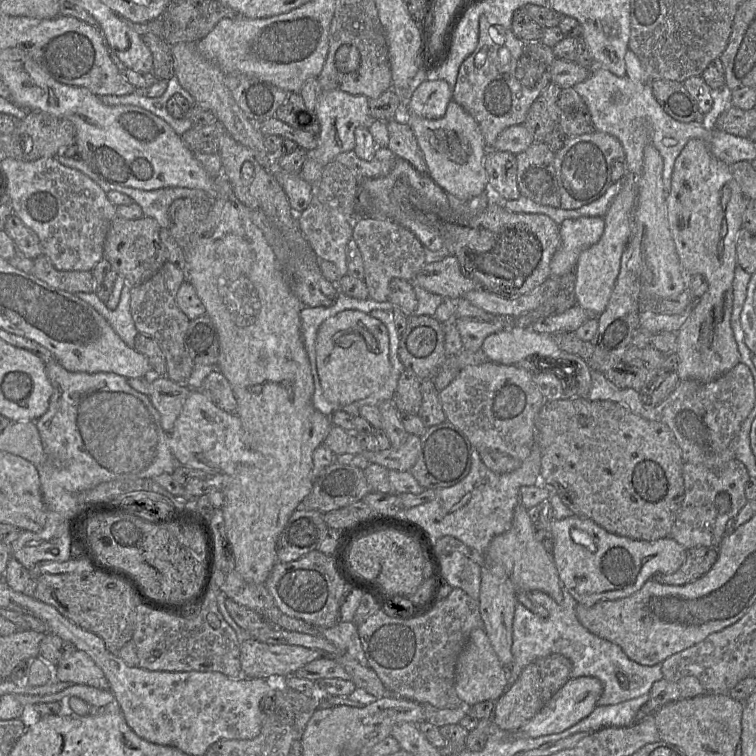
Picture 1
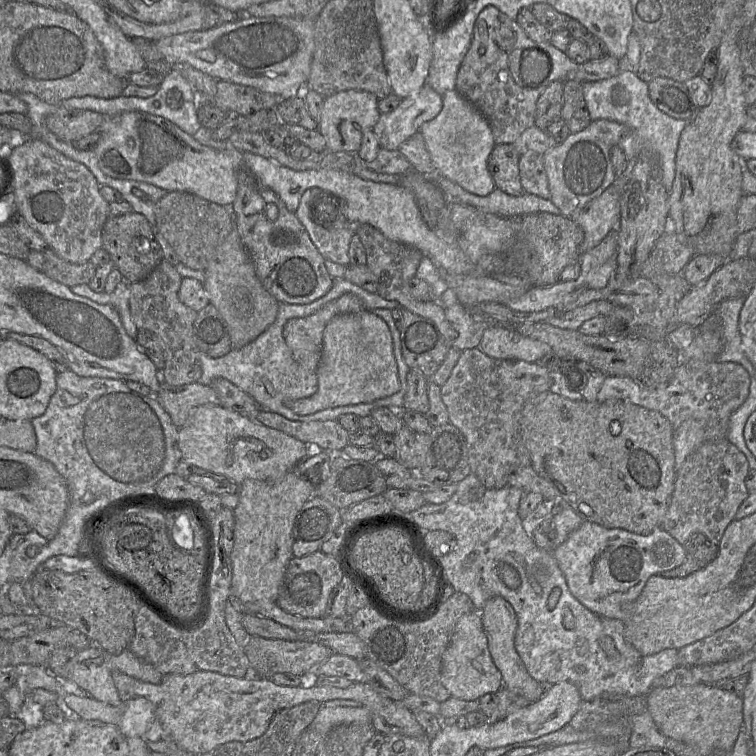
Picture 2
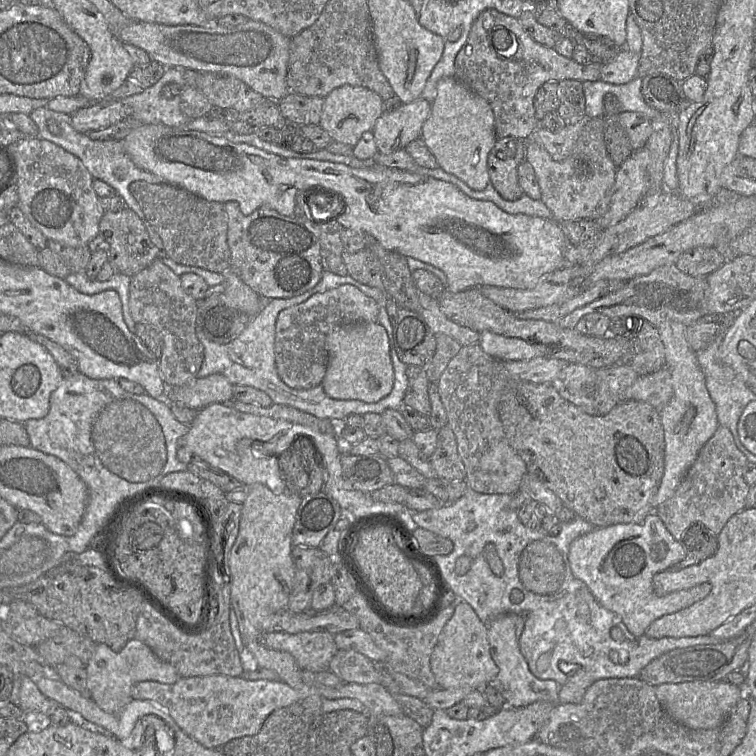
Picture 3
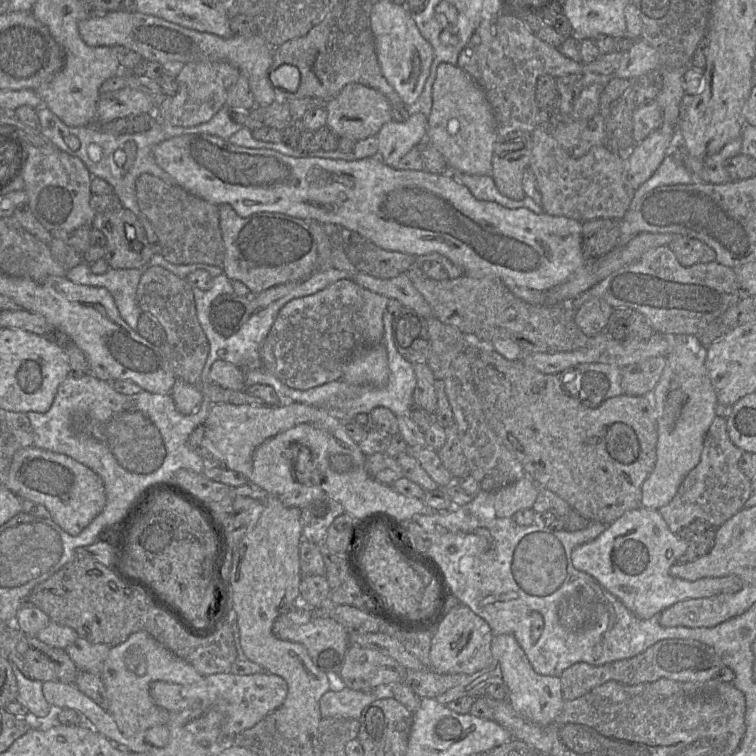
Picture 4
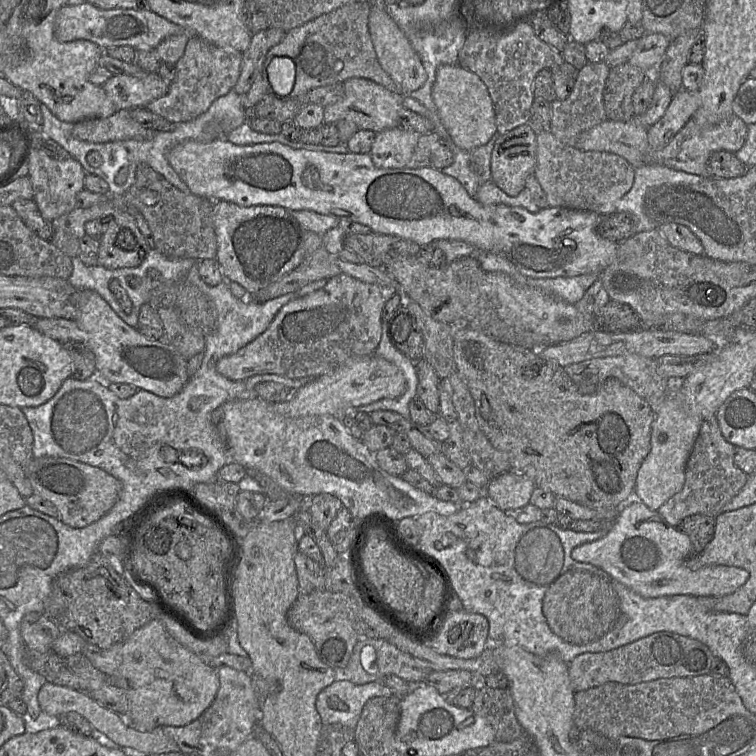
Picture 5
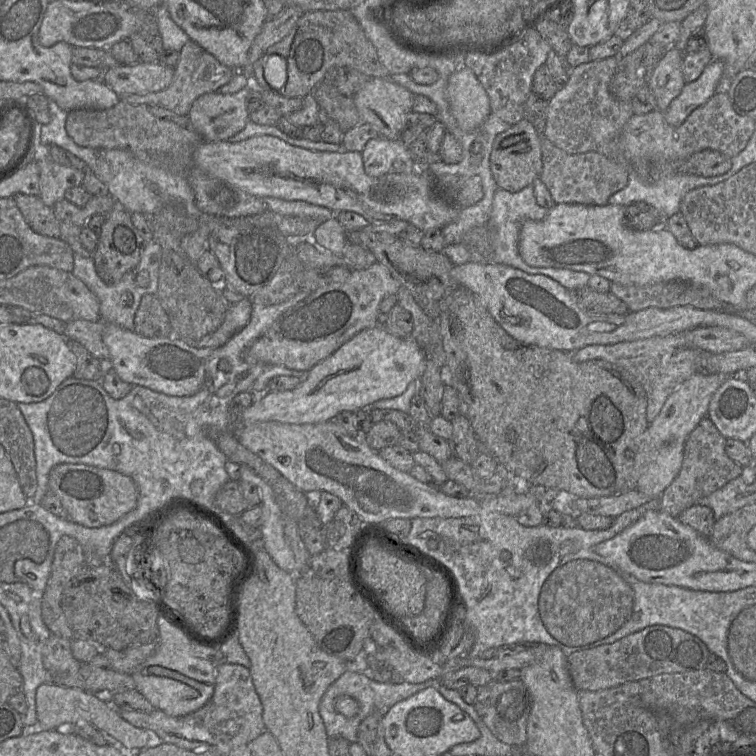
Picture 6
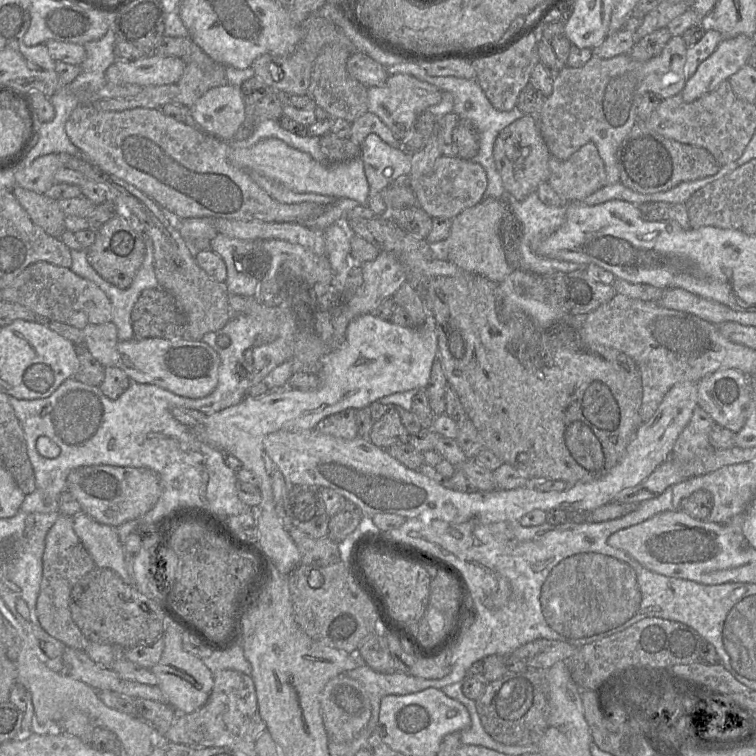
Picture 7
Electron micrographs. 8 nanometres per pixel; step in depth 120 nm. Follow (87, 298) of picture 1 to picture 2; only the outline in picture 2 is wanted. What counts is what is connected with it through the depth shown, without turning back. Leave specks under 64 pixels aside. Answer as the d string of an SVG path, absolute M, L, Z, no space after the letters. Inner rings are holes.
M121 281L111 293L94 292L88 284L80 284L70 287L73 293L84 296L98 304L110 305L118 312L122 325L126 333L136 339L138 328L134 324L129 308L129 284L126 281Z

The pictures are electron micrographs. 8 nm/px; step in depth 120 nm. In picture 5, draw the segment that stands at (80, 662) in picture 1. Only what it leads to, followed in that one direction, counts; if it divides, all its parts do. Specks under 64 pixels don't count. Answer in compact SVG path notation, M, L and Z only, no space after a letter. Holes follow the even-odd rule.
M158 618L134 631L123 642L122 662L114 675L108 678L125 691L128 710L122 716L131 727L140 732L152 731L156 727L185 726L191 723L209 708L219 690L217 670L177 642Z

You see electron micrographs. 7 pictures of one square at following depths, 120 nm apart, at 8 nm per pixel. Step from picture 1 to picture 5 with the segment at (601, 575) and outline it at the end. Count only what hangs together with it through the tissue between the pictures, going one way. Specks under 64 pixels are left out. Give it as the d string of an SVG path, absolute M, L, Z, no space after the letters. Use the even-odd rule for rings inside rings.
M632 499L622 507L611 531L604 538L574 548L572 558L604 570L644 598L727 596L749 579L748 571L734 566L713 565L692 570L686 565L687 558L692 554L692 543L679 527L671 526L658 511Z

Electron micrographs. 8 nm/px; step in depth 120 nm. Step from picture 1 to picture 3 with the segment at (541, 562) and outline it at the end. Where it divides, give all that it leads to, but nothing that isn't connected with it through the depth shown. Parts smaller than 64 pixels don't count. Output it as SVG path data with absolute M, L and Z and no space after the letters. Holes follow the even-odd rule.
M514 613L500 615L487 624L491 657L499 668L497 677L488 685L497 689L506 702L515 708L525 707L537 701L559 704L559 692L562 686L554 680L541 680L535 677L520 651L519 639L524 625L524 618Z

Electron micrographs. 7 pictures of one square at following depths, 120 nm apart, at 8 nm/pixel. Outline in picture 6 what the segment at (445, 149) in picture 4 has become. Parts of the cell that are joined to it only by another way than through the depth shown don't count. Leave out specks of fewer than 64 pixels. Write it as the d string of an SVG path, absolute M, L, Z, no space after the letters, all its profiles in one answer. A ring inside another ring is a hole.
M460 61L458 69L448 79L446 93L452 115L458 126L464 131L469 132L481 127L491 113L487 92L473 71L464 65L460 65Z

